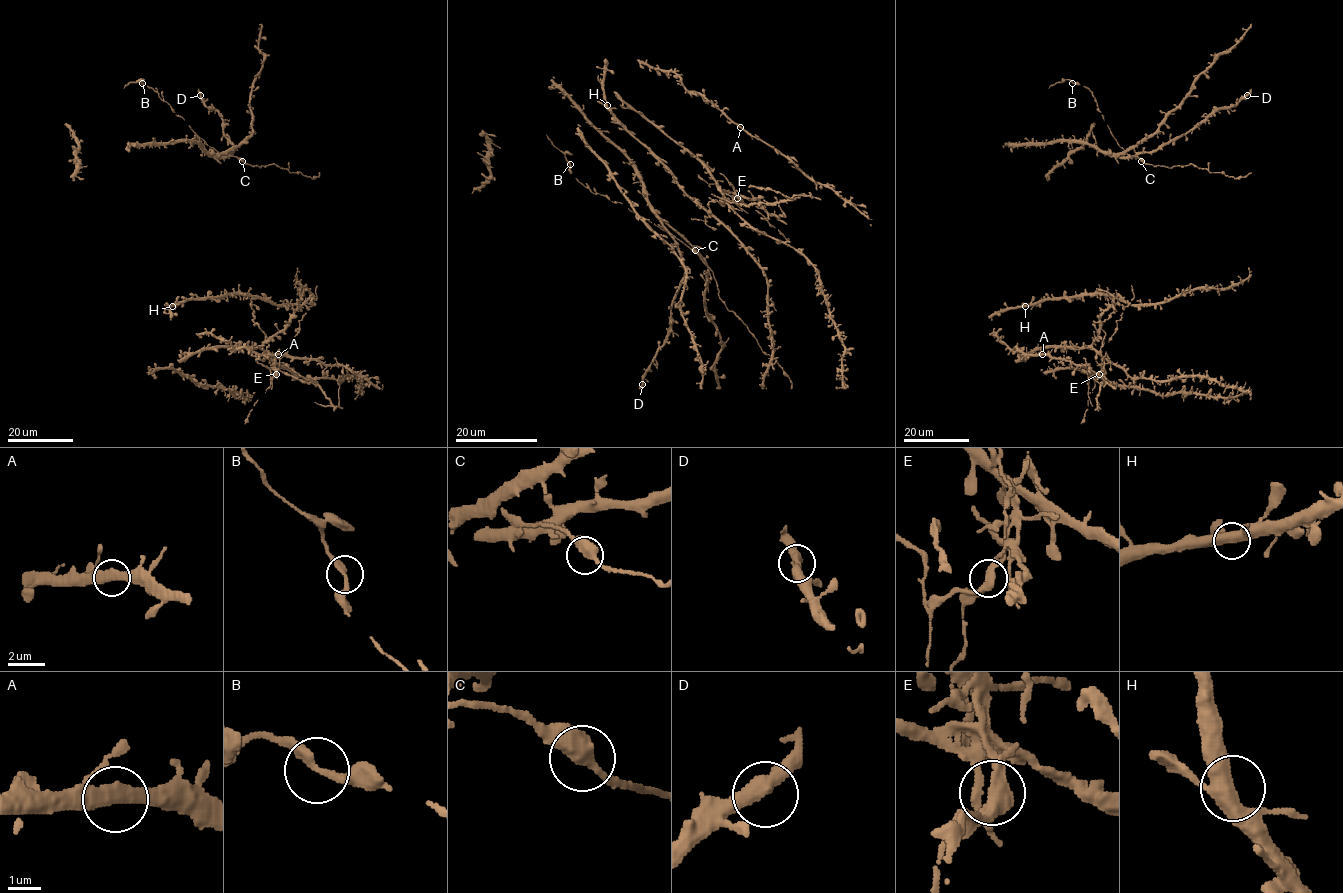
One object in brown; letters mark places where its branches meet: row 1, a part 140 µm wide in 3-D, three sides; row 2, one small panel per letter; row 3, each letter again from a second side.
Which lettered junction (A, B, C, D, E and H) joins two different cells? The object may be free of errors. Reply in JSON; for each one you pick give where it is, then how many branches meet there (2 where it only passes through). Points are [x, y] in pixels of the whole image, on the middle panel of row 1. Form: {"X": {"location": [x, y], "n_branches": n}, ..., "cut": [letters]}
{"E": {"location": [737, 198], "n_branches": 2}, "cut": ["E"]}

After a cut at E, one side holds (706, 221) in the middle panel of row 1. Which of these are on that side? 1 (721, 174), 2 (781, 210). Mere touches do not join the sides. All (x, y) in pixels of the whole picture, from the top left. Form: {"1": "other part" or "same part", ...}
{"1": "same part", "2": "other part"}

